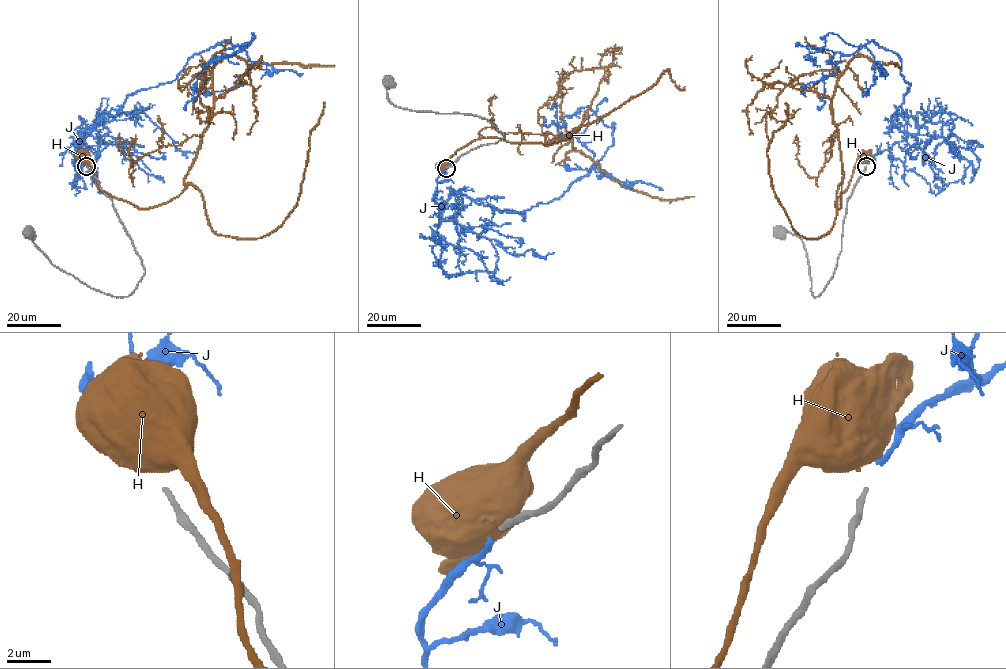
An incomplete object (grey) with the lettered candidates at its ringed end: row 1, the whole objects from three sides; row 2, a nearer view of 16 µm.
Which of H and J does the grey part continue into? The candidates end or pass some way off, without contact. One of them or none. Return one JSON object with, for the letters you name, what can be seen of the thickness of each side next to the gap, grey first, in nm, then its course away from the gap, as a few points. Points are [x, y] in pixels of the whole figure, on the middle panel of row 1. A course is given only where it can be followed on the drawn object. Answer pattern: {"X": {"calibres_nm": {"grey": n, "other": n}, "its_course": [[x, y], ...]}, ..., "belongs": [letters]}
{"J": {"calibres_nm": {"grey": 240, "other": 240}, "its_course": [[445, 169], [439, 208], [453, 192], [498, 210], [548, 203], [613, 143], [614, 127], [587, 106], [559, 122]]}, "belongs": ["J"]}

